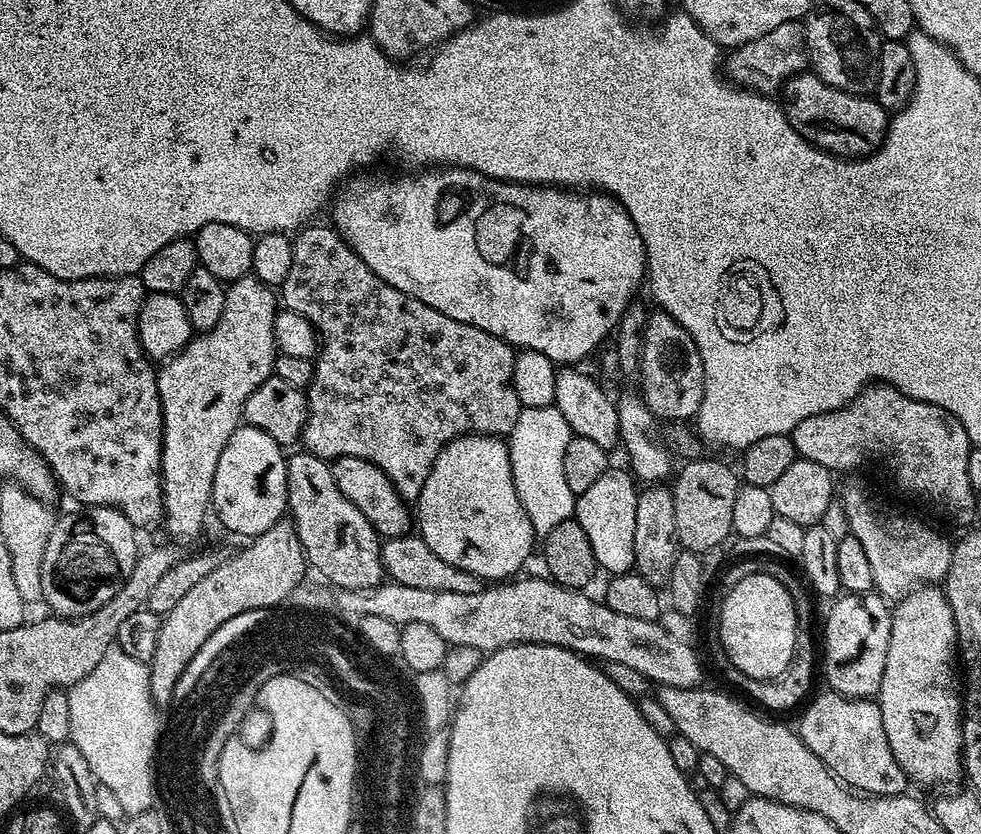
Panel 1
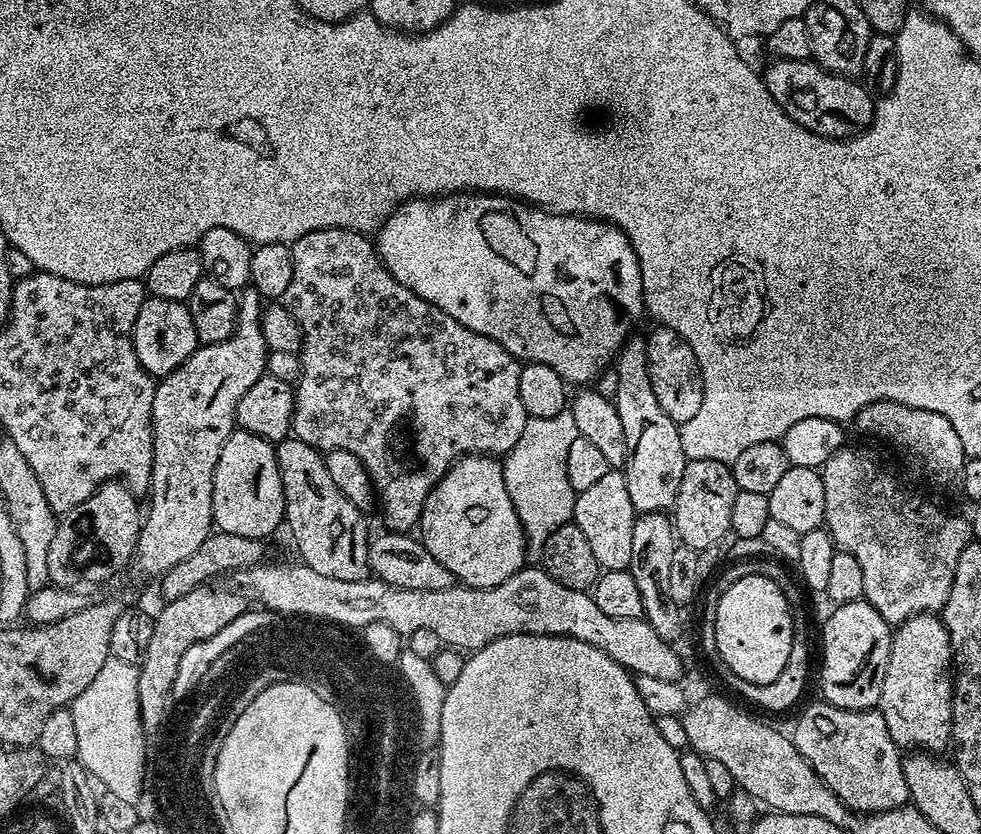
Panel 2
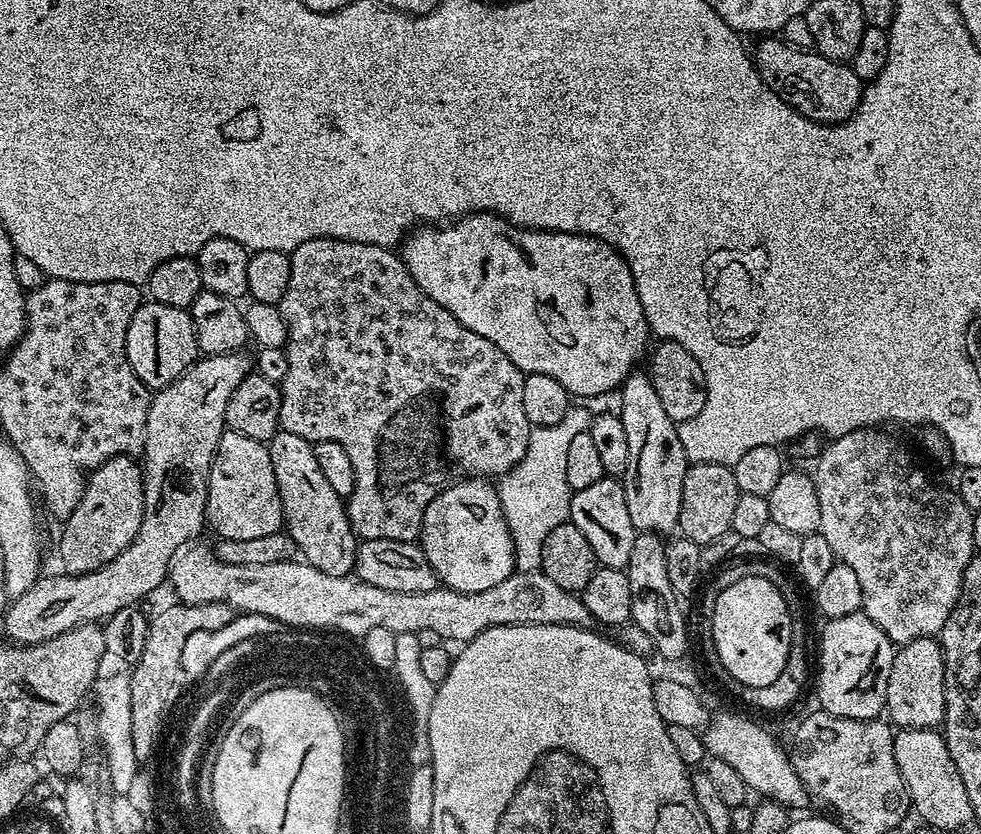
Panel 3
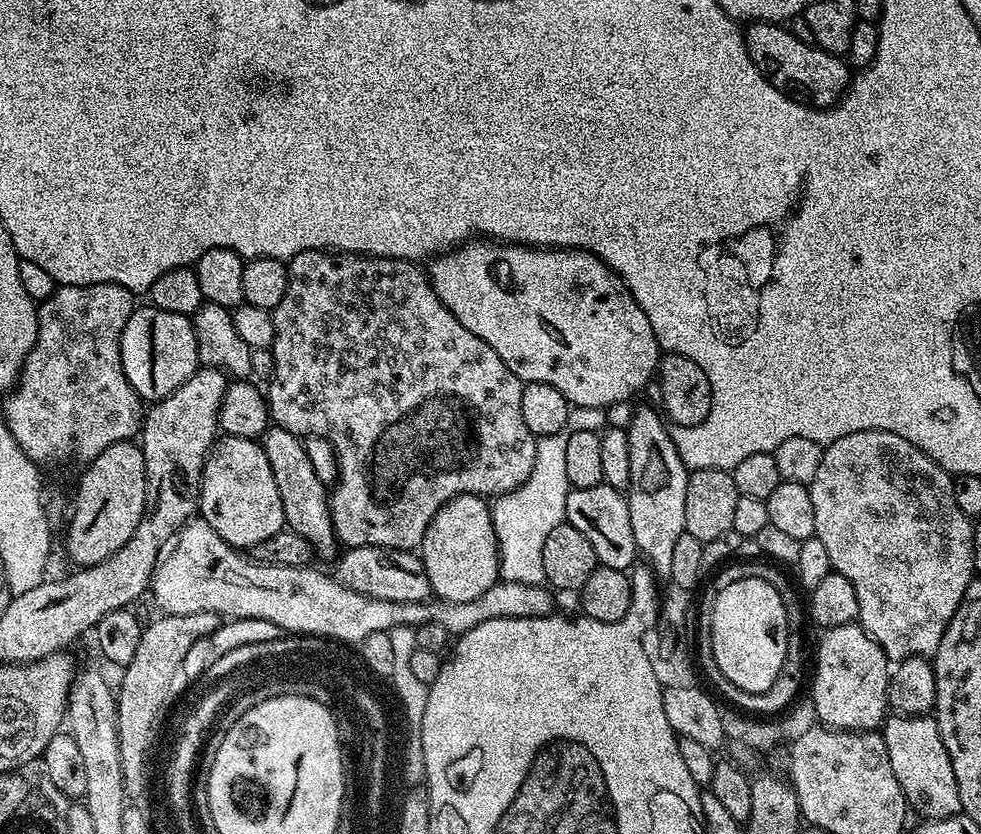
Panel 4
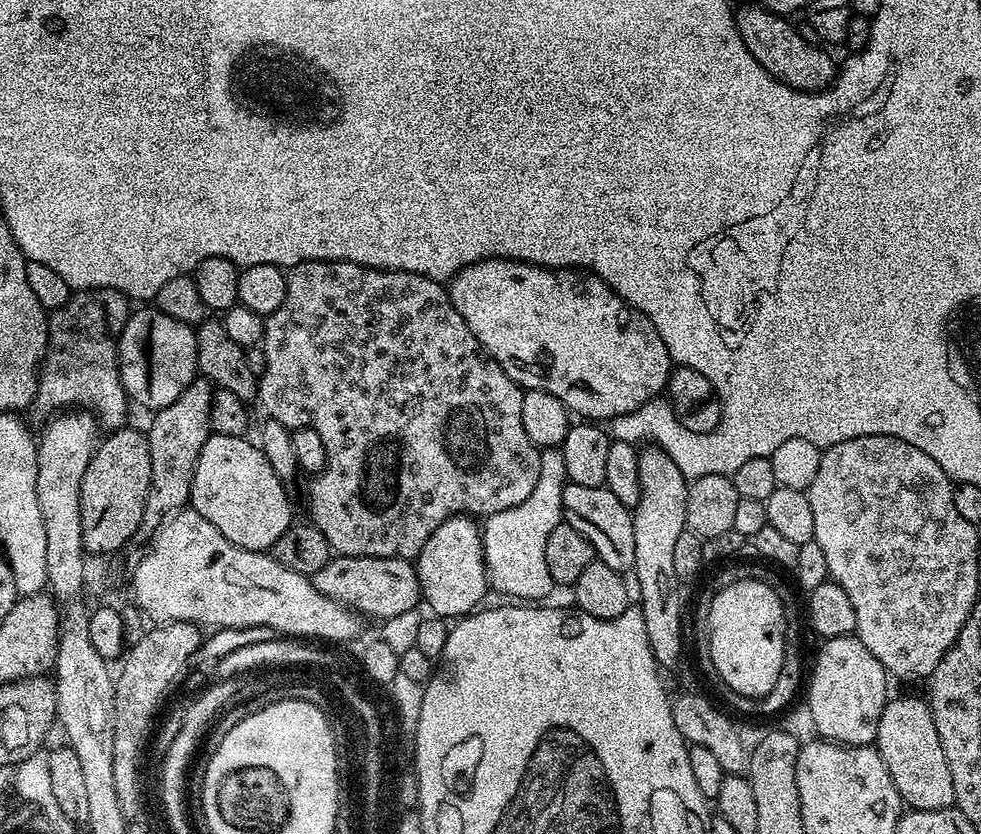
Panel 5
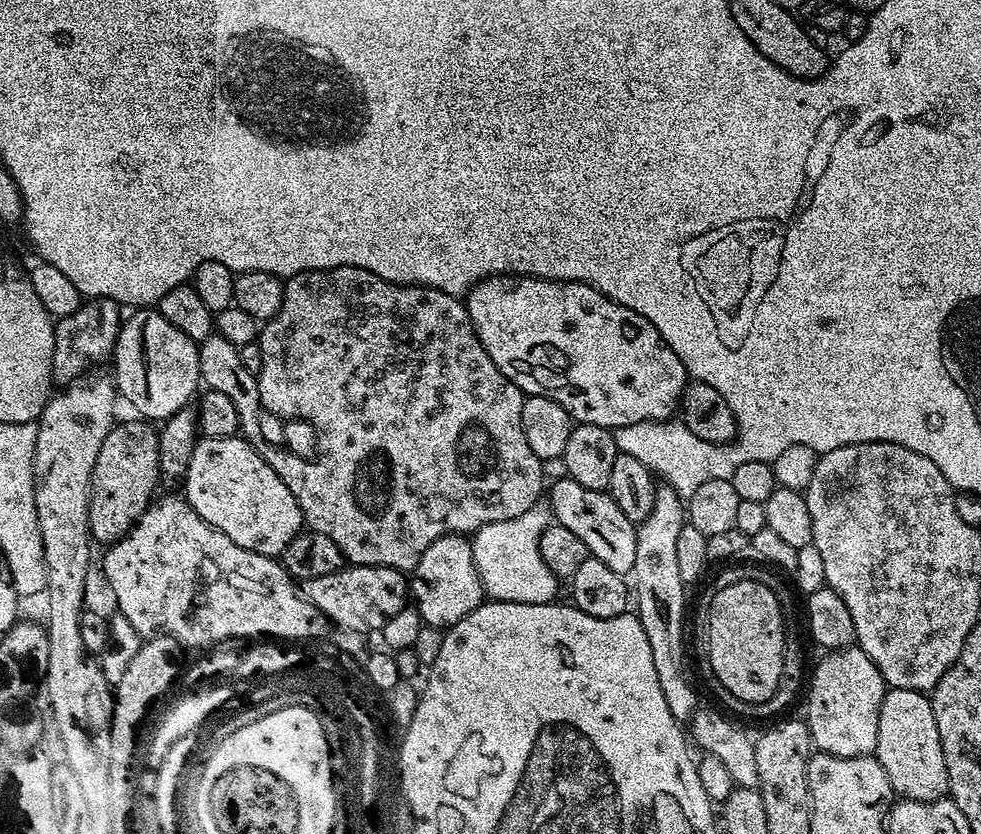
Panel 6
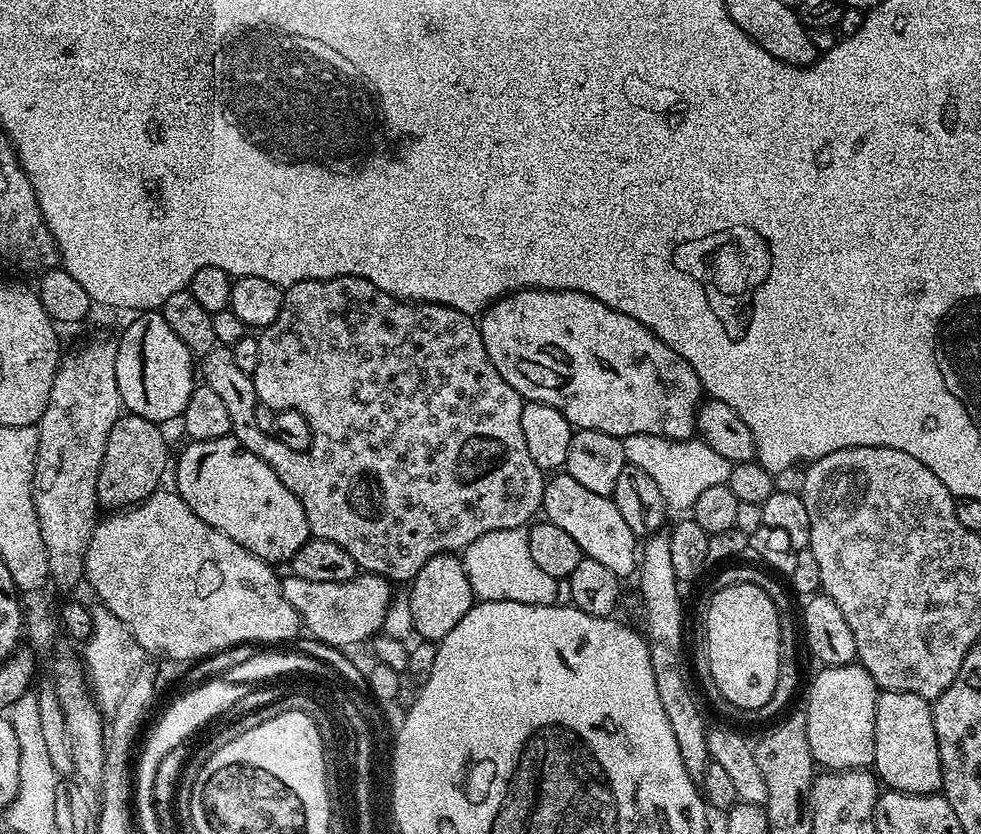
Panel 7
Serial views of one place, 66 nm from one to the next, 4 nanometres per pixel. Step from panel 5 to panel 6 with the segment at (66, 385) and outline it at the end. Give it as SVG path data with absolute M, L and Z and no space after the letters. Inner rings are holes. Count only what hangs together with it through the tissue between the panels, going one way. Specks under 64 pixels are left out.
M88 298L72 314L55 321L52 378L57 385L70 384L79 376L100 366L96 364L113 359L122 323L120 312L122 312L121 305L115 304L113 300Z

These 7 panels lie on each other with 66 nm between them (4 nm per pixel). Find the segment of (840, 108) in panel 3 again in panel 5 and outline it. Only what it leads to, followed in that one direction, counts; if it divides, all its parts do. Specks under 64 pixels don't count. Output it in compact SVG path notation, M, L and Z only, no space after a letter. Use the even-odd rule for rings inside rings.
M759 3L744 4L741 8L735 9L736 29L742 34L742 42L746 42L746 50L758 58L758 62L774 79L780 80L786 86L799 88L802 92L815 92L823 90L835 81L838 75L838 64L835 64L826 53L825 49L819 43L811 44L802 38L799 27L794 23L787 24L785 17L778 12L771 12L768 8L760 7Z

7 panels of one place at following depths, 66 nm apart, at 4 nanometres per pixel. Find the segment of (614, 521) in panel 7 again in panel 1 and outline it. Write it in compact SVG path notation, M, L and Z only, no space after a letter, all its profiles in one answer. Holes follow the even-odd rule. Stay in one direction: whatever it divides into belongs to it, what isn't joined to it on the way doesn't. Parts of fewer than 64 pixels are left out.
M609 466L582 495L576 498L574 519L586 530L594 558L601 569L608 574L619 574L633 567L632 543L634 542L635 505L638 484L631 471L624 472L616 466Z

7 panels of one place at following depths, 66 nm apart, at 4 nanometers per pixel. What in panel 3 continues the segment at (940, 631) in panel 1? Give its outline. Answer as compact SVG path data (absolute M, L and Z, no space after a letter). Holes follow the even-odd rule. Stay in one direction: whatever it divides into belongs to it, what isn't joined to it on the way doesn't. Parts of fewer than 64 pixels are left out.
M923 636L896 648L890 682L886 686L886 716L897 729L939 729L944 722L946 690L944 689L944 651L933 637Z

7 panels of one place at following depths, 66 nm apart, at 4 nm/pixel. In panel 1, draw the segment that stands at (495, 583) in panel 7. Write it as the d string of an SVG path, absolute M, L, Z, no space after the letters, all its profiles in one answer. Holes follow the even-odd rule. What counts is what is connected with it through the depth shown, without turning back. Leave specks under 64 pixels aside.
M521 408L518 422L507 437L506 451L512 467L512 481L524 507L533 533L543 538L562 522L573 519L576 510L576 495L564 487L562 454L566 439L566 425L562 410L550 408Z

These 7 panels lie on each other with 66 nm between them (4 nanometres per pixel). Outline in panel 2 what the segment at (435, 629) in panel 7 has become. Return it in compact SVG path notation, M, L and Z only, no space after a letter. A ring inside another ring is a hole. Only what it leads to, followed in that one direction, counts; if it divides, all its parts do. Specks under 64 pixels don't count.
M479 454L460 457L448 473L444 475L442 487L433 488L422 506L418 539L421 544L450 570L450 574L461 585L470 588L490 588L498 586L511 575L525 567L526 545L524 531L520 525L518 514L514 510L514 502L510 502L510 494L504 488L504 470L499 459Z

